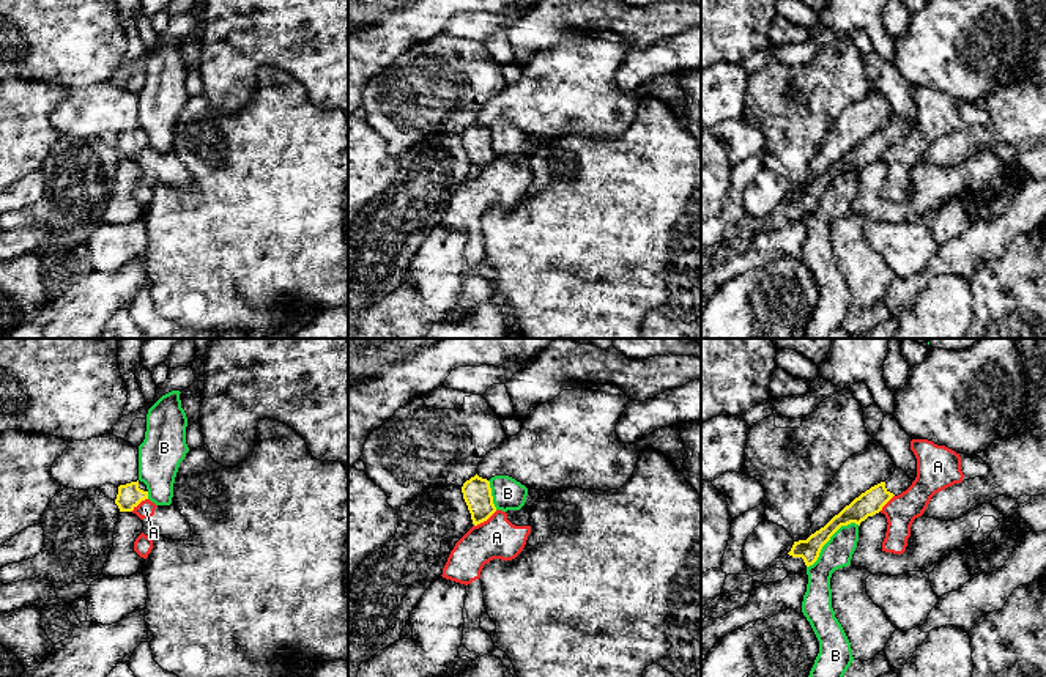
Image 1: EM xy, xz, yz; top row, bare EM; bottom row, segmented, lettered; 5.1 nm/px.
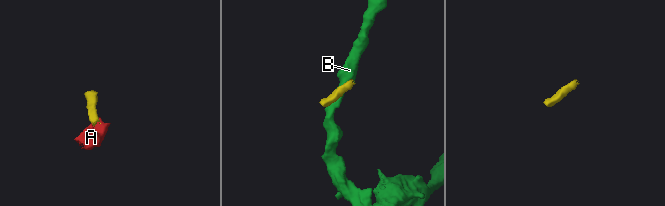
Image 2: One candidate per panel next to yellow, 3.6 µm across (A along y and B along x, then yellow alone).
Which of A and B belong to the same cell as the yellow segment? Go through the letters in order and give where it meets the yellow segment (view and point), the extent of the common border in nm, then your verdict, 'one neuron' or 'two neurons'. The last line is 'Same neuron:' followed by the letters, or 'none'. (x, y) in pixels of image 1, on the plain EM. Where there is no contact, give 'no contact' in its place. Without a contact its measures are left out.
A: contact xz (485, 167); length 150 nm; two neurons
B: contact yz (829, 186); length 340 nm; two neurons
Same neuron: none

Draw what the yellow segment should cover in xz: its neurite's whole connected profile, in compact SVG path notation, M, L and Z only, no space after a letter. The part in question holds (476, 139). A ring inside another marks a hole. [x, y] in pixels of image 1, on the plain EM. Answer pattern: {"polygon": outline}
{"polygon": "M476 121L463 131L462 140L474 173L487 168L496 159L487 126Z"}

